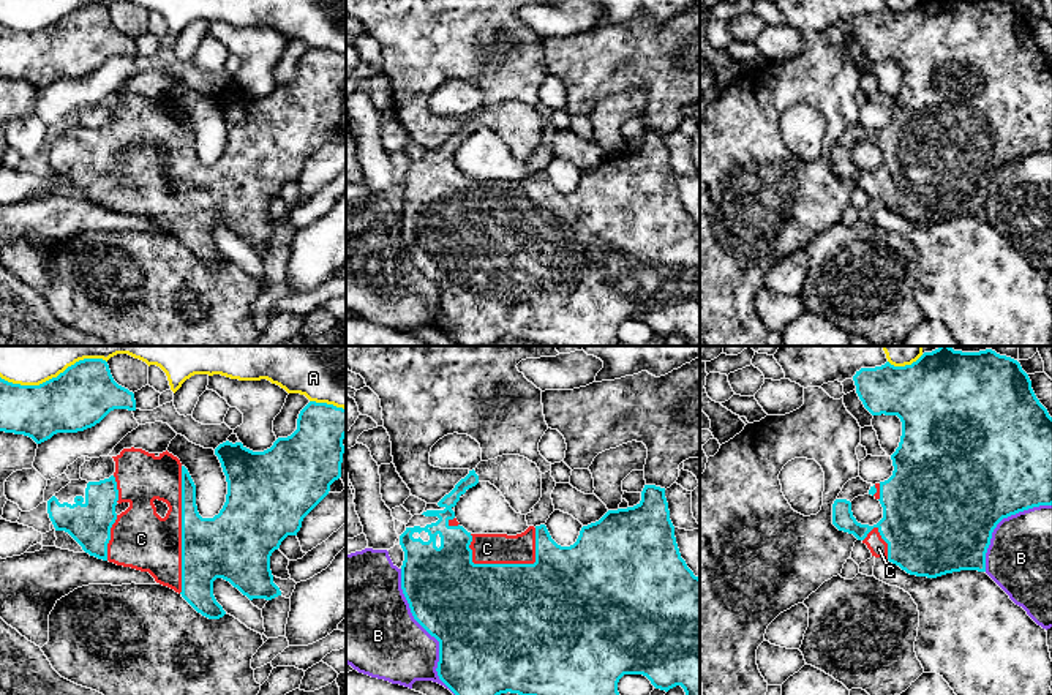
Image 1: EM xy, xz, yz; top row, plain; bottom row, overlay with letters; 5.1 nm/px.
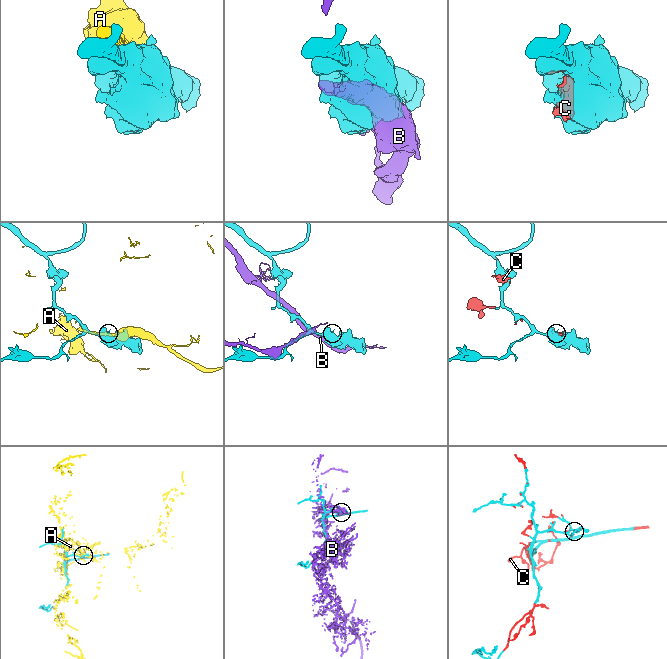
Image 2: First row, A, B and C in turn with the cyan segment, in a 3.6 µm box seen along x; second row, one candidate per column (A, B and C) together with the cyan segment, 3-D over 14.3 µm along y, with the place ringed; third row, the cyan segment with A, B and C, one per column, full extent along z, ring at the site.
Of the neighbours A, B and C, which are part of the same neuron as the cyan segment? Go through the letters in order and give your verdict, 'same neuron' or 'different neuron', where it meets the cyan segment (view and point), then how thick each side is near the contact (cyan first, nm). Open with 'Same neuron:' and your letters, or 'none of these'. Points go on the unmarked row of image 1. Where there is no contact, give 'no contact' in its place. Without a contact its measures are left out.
Same neuron: C
A: different neuron; meets cyan in xy at (52, 24); 320 nm thick on the cyan side, 160 nm on the other
B: different neuron; meets cyan in xz at (428, 278); 460 nm thick on the cyan side, 400 nm on the other
C: same neuron; meets cyan in xy at (182, 176); 320 nm thick on the cyan side, 300 nm on the other

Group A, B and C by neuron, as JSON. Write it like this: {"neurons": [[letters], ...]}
{"neurons": [["A"], ["B"], ["C"]]}

